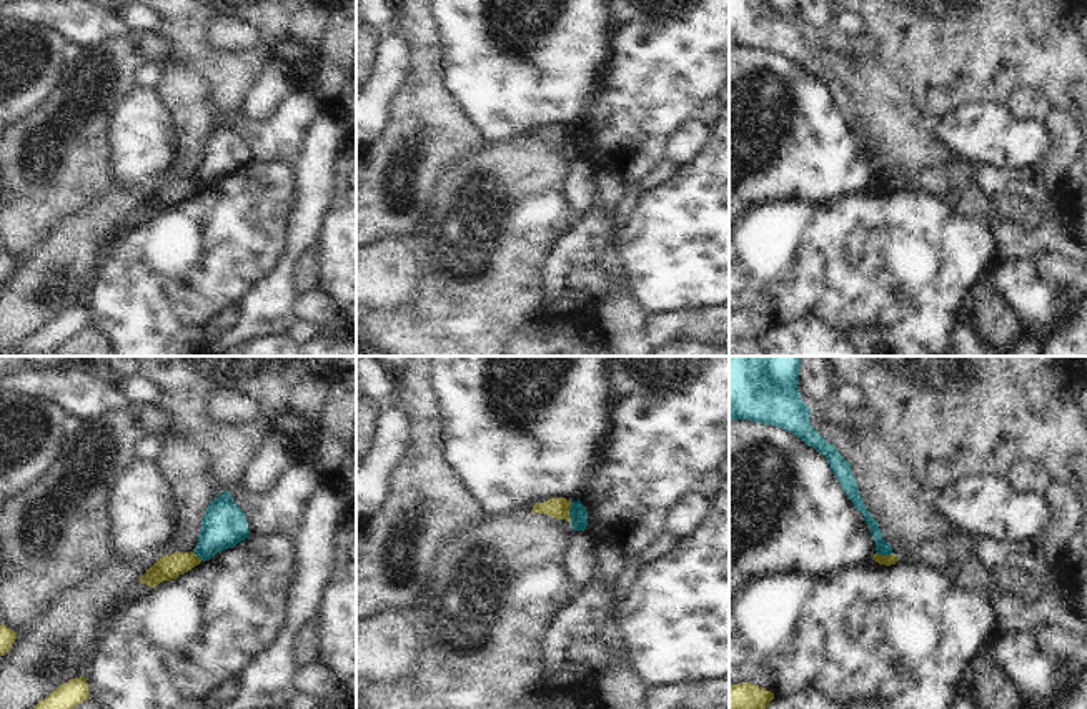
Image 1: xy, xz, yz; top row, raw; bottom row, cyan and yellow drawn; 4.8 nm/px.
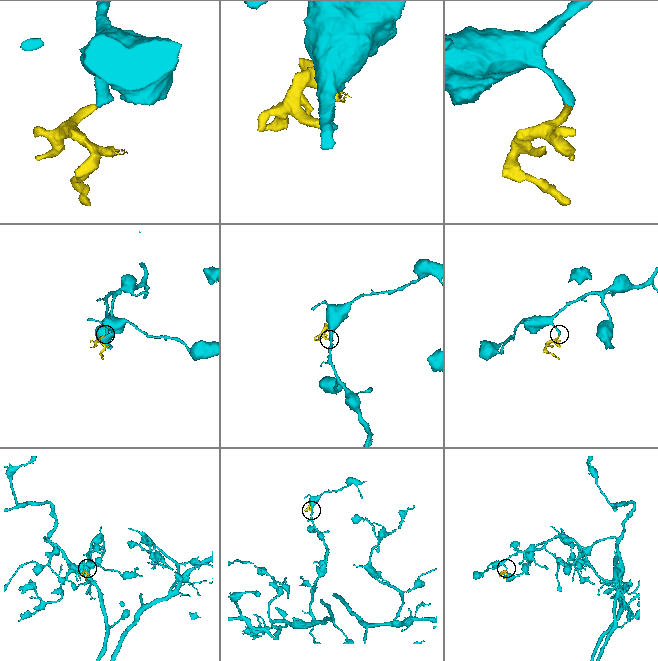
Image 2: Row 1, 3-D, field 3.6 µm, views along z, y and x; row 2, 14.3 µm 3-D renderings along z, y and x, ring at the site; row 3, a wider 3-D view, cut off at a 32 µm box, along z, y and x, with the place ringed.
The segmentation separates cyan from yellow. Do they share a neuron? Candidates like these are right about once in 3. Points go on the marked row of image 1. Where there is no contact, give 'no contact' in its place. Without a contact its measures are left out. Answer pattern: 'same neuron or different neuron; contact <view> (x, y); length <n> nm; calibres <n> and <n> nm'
different neuron; contact xz (570, 513); length 100 nm; calibres 90 and 100 nm

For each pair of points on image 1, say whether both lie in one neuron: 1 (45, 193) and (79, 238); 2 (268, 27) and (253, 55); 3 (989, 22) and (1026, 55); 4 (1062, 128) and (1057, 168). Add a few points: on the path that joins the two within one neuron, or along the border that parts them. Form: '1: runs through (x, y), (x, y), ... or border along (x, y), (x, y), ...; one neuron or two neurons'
1: border along (97, 198), (69, 215), (37, 247); two neurons
2: runs through (268, 34), (267, 42), (260, 49); one neuron
3: runs through (997, 29), (1017, 47); one neuron
4: runs through (1062, 138), (1062, 155), (1059, 158); one neuron

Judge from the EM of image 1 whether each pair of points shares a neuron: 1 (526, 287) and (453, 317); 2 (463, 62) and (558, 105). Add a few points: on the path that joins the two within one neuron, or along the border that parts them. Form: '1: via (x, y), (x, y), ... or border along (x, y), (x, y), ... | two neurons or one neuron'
1: via (508, 287), (485, 287), (471, 300) | one neuron
2: via (486, 62), (515, 62), (535, 82) | one neuron

